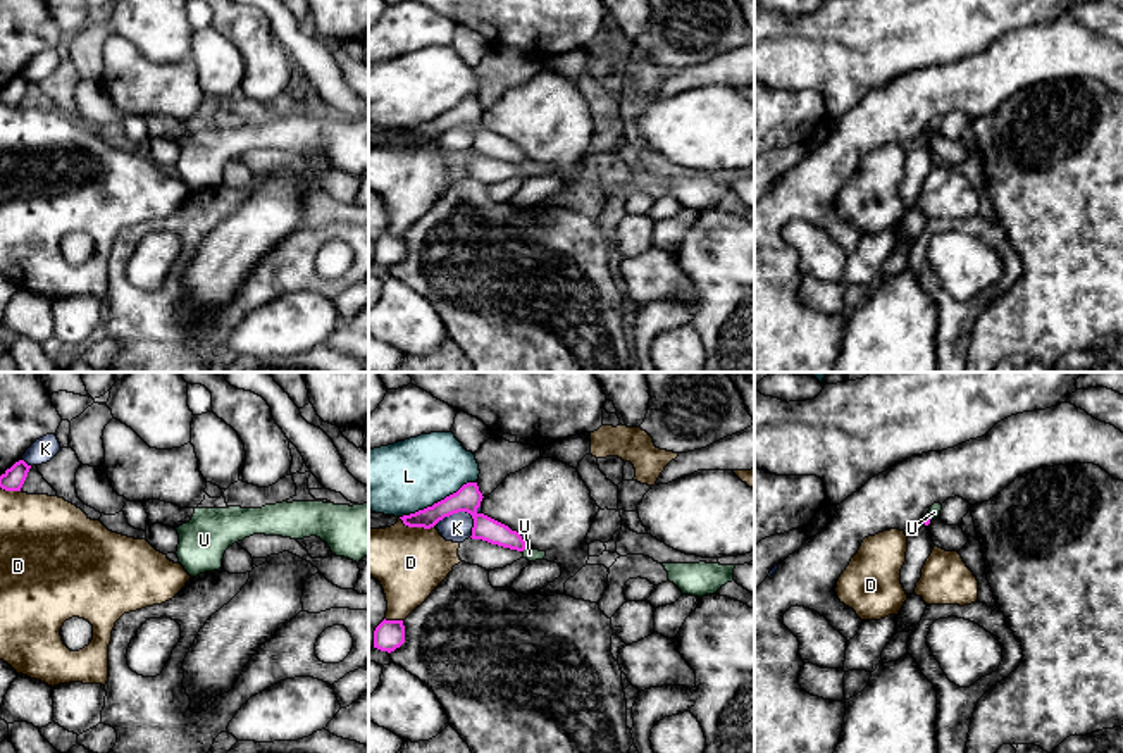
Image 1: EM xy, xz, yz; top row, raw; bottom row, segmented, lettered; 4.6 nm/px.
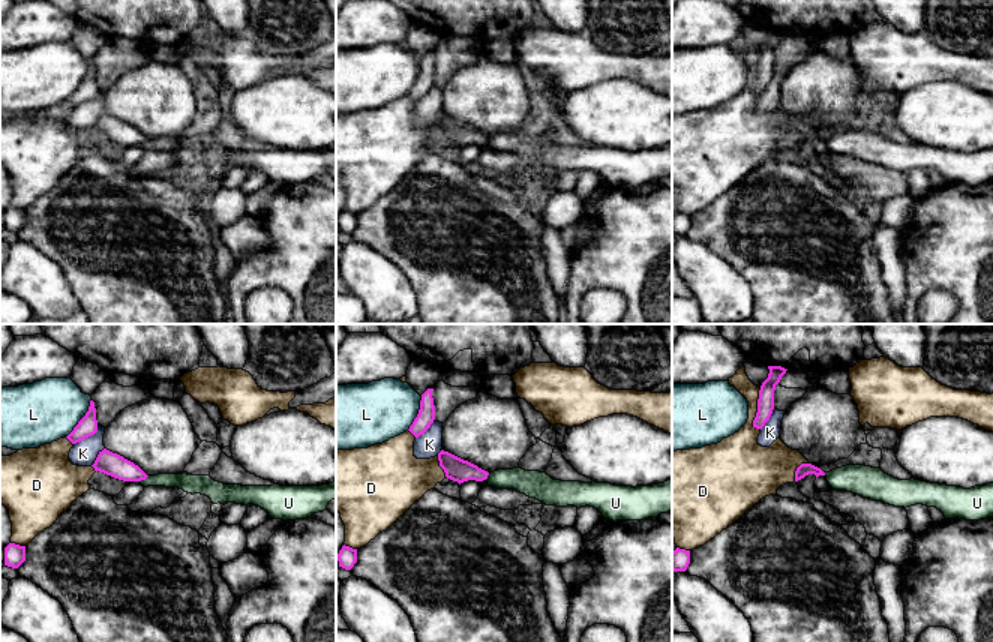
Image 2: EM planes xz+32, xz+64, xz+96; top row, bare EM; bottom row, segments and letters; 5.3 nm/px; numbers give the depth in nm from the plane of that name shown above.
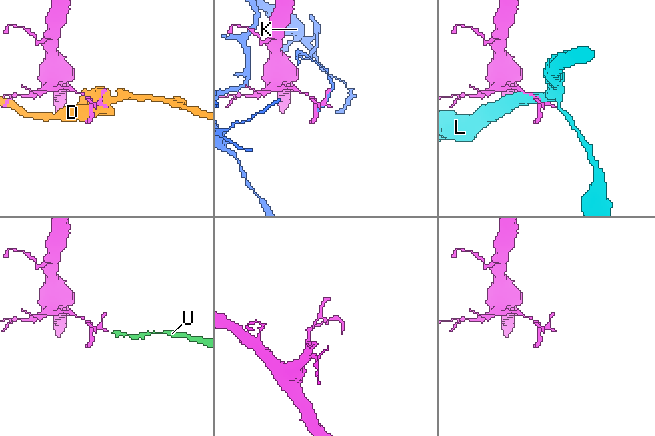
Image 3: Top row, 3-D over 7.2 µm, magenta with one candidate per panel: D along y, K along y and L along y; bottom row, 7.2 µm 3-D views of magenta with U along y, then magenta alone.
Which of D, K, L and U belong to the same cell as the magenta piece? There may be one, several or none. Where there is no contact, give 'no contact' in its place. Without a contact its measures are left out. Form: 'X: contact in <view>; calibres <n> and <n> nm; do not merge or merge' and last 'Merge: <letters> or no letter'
D: contact in xz; calibres 110 and 340 nm; do not merge
K: contact in xz; calibres 120 and 140 nm; do not merge
L: contact in xz; calibres 120 and 340 nm; do not merge
U: contact in xz; calibres 110 and 60 nm; do not merge
Merge: no letter

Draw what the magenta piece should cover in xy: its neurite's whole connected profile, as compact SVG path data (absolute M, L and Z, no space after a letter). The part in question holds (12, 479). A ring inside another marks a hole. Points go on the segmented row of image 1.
M24 460L16 462L0 476L0 488L5 491L21 491L31 465Z

